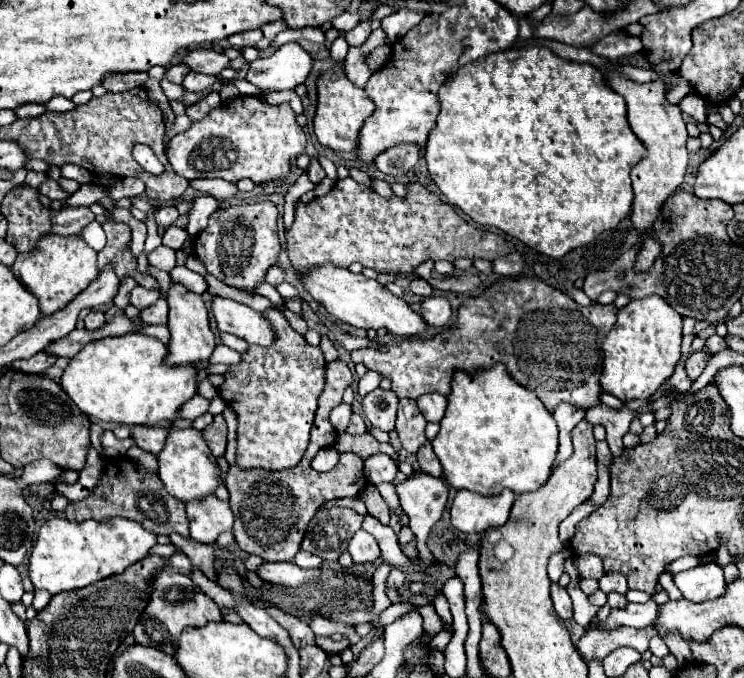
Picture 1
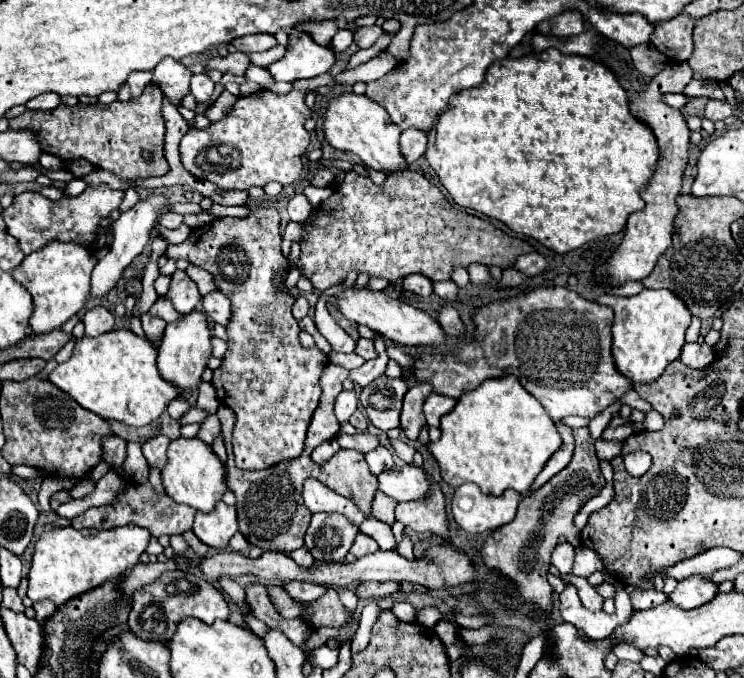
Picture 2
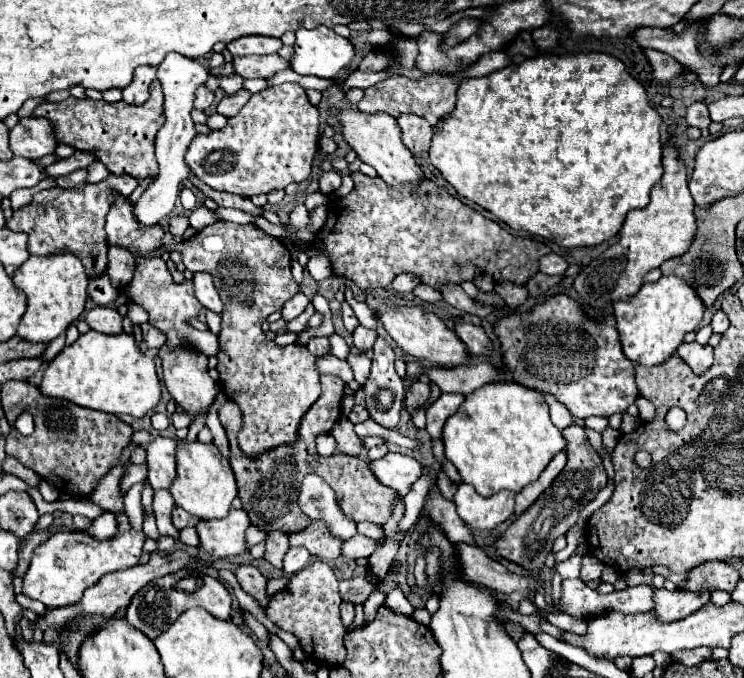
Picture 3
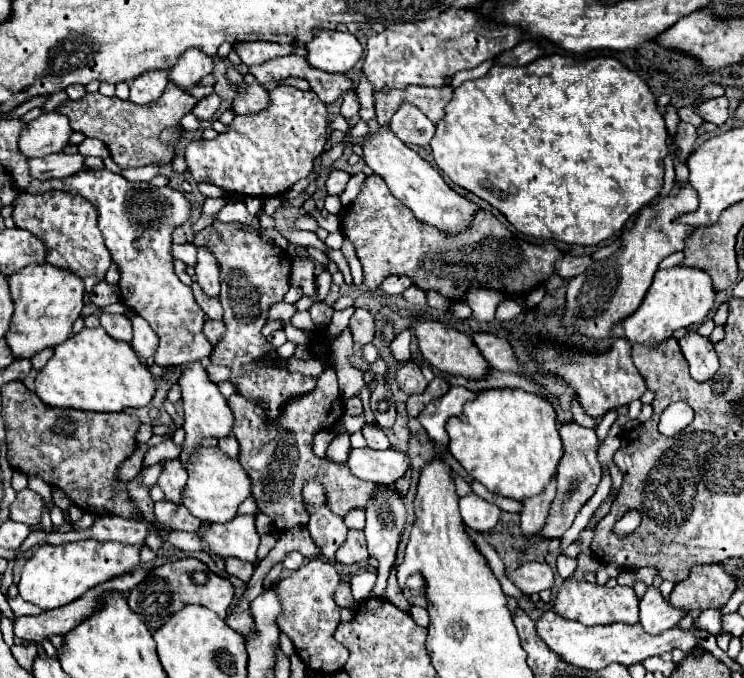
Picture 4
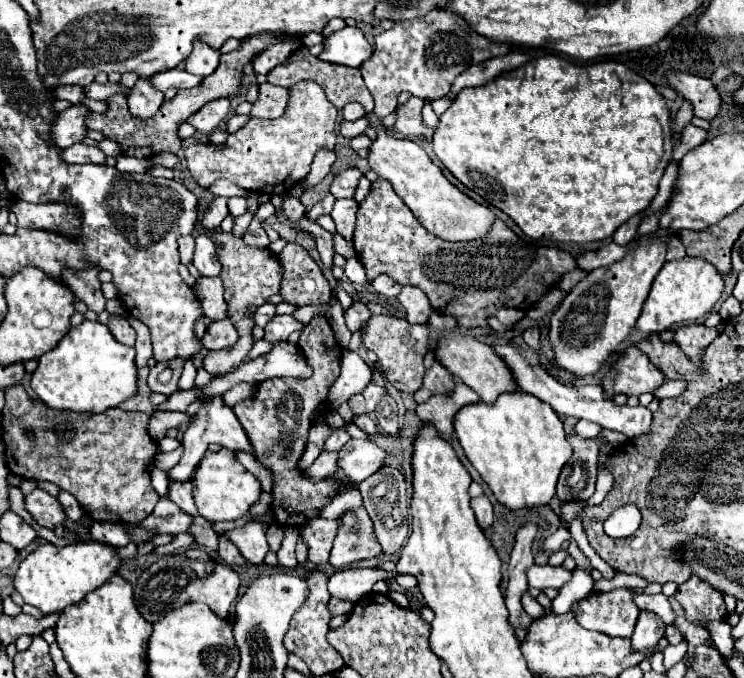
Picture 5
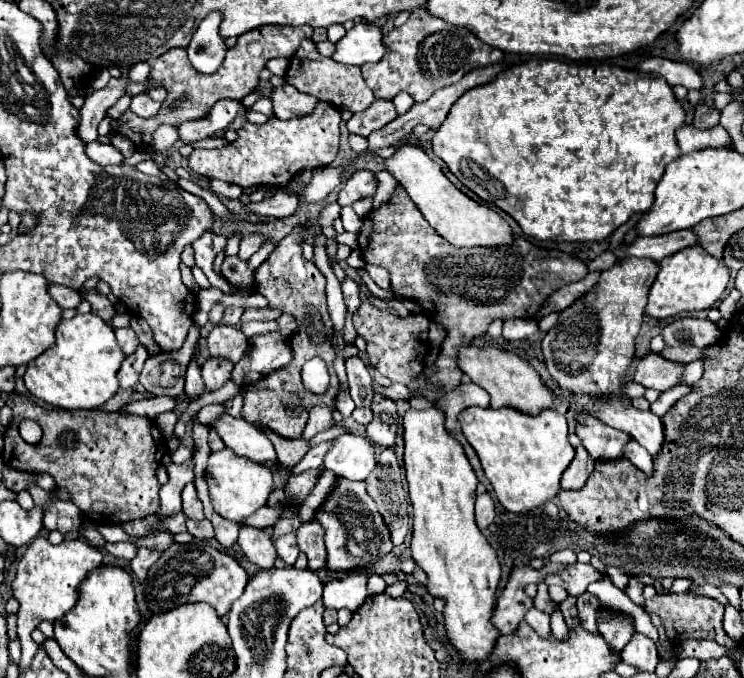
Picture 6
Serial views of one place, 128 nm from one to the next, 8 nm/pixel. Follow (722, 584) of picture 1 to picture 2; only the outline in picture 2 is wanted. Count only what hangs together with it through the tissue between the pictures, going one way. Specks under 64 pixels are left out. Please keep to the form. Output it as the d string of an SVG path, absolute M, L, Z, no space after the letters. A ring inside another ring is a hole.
M688 576L678 582L670 600L680 608L698 608L718 594L718 584L710 576Z

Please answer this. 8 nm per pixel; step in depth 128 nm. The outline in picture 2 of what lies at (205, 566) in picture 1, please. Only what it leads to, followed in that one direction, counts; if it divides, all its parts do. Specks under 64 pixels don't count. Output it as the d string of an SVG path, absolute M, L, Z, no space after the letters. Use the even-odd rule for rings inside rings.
M190 530L190 532L186 532L186 534L184 534L184 538L186 538L186 542L190 544L190 550L192 550L198 558L204 558L204 556L210 552L210 548L208 548L206 544L202 544L202 542L192 534L192 530ZM220 578L220 580L218 580L218 588L224 590L224 592L240 606L240 610L242 610L244 614L248 614L246 608L244 608L244 606L246 606L246 602L244 602L244 600L246 600L246 592L244 592L236 582L232 582L230 578Z

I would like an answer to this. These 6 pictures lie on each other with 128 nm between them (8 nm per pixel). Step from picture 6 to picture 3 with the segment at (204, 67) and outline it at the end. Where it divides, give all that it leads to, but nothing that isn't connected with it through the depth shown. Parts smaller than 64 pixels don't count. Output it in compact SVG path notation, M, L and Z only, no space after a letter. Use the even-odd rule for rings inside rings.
M170 52L162 60L162 64L158 66L156 80L162 84L162 90L164 90L164 112L166 112L166 124L160 128L160 132L156 136L156 160L160 166L160 174L144 190L140 200L134 204L134 216L146 228L162 222L162 218L172 212L174 202L176 202L178 192L180 192L180 184L190 174L190 168L184 160L188 144L196 136L194 122L190 118L190 110L194 106L194 92L196 92L200 82L206 82L206 78L208 78L208 70L200 62L186 58L186 56L180 56L180 54Z

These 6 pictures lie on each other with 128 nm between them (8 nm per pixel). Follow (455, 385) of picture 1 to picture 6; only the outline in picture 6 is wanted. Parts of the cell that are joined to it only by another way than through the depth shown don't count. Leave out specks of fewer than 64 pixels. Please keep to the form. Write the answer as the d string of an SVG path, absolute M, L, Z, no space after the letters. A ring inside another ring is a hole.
M472 406L460 412L458 422L468 444L476 450L500 504L508 512L528 512L560 492L562 472L574 458L574 448L568 442L568 424L560 412L544 408L532 416L506 406L498 410Z

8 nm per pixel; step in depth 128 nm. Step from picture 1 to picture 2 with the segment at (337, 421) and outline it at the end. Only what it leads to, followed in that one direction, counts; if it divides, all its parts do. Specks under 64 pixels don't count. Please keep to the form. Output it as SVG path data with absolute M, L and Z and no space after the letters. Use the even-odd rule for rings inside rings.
M354 390L350 392L342 392L338 398L336 398L336 404L334 404L334 414L338 418L340 424L348 422L348 418L358 410L358 396Z

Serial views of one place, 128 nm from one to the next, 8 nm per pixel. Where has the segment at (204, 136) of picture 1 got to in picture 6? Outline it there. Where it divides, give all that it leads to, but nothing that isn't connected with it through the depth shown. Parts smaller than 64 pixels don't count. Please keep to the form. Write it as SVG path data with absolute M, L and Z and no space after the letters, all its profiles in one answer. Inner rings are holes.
M318 102L314 112L292 120L270 118L264 124L244 124L238 130L238 138L216 150L194 150L188 156L188 166L200 176L218 178L242 188L266 186L284 188L300 172L324 168L334 162L340 140L340 110L328 102Z

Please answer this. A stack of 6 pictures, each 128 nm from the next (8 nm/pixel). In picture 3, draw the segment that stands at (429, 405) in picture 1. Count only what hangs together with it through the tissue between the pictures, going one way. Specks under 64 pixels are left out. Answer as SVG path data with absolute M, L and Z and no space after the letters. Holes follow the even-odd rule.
M440 394L438 400L434 400L428 408L426 408L426 432L432 438L440 438L442 436L442 426L444 422L456 414L456 410L460 408L460 404L464 402L464 394Z

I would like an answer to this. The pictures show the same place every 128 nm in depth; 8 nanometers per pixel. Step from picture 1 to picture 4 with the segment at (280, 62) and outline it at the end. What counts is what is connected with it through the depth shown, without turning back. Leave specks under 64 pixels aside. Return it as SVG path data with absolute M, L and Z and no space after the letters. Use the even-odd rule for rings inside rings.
M316 28L312 36L314 38L306 44L306 62L322 72L344 74L364 54L360 42L350 32Z

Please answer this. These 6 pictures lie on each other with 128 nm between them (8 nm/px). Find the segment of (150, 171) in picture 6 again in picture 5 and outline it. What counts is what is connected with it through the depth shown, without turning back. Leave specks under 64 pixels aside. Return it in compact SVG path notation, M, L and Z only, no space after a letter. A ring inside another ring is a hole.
M120 155L117 157L116 168L120 172L128 172L132 173L144 173L146 172L146 168L148 168L148 164L150 159L138 159L134 157Z

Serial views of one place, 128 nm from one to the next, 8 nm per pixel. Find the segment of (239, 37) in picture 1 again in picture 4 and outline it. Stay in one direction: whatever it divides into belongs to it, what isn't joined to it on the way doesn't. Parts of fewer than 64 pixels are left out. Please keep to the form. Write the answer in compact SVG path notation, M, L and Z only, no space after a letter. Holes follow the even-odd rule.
M240 42L234 52L240 56L242 64L262 64L272 56L286 56L294 50L292 44L272 44L272 42Z

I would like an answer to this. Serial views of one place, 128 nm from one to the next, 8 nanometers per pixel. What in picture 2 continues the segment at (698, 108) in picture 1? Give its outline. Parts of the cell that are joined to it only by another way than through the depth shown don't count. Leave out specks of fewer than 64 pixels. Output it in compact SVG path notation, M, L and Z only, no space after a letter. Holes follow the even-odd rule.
M668 93L663 96L663 100L670 107L681 110L687 103L685 95L682 93Z

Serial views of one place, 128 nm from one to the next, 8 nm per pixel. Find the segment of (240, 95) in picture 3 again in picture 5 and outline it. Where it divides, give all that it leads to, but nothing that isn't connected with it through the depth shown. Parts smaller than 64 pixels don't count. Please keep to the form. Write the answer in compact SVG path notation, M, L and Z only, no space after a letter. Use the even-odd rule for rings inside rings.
M266 82L266 84L260 84L258 88L258 100L252 104L250 116L278 118L284 114L286 104L288 104L288 90L276 88Z

